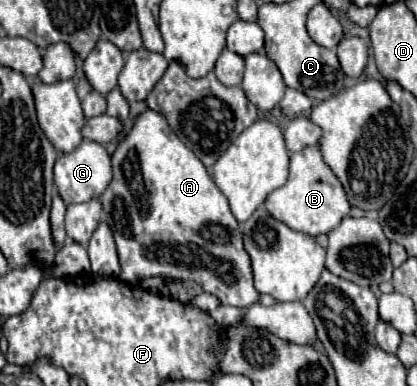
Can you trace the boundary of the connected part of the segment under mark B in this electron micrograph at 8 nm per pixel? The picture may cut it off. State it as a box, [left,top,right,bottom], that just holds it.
[264,146,350,236]

